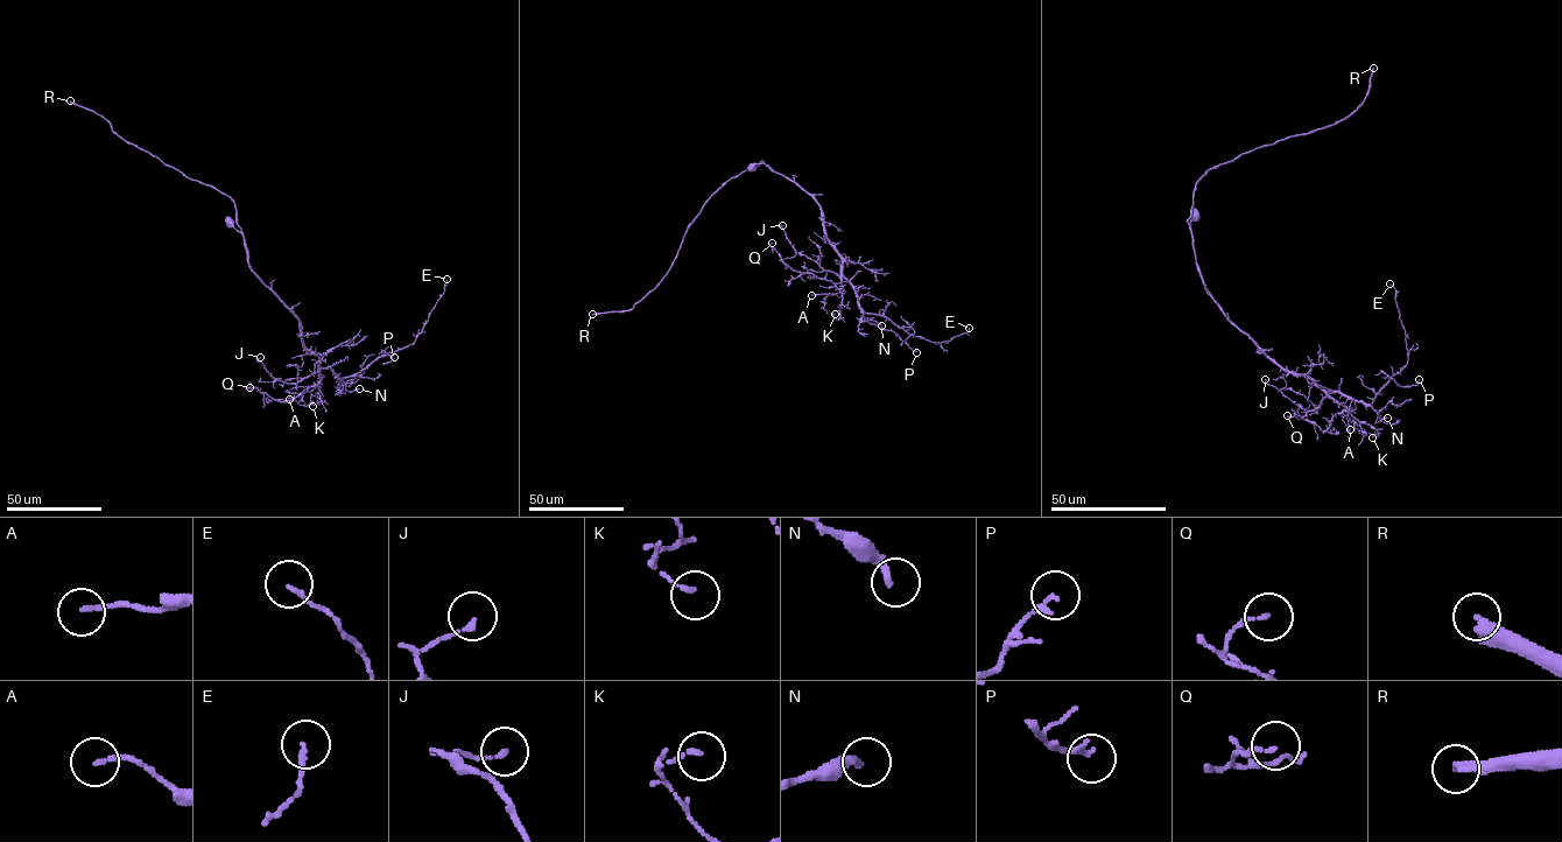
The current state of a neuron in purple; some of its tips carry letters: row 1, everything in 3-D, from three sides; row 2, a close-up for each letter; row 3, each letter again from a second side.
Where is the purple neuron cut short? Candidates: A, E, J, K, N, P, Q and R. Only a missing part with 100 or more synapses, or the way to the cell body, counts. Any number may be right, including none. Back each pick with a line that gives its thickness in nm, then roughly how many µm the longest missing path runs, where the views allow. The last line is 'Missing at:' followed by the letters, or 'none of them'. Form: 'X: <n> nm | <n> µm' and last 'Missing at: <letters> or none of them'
R: 320 nm | 100 µm
Missing at: R

